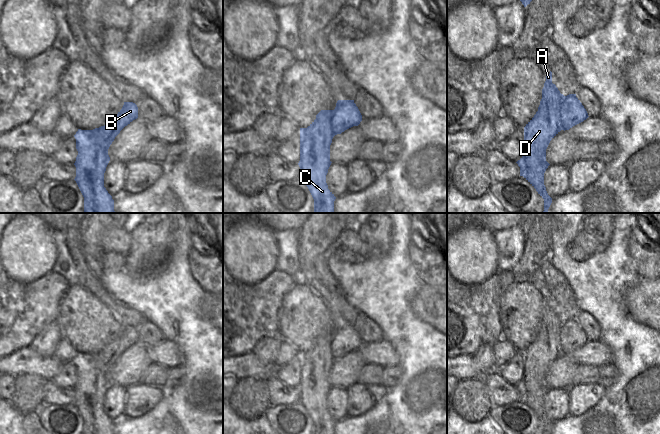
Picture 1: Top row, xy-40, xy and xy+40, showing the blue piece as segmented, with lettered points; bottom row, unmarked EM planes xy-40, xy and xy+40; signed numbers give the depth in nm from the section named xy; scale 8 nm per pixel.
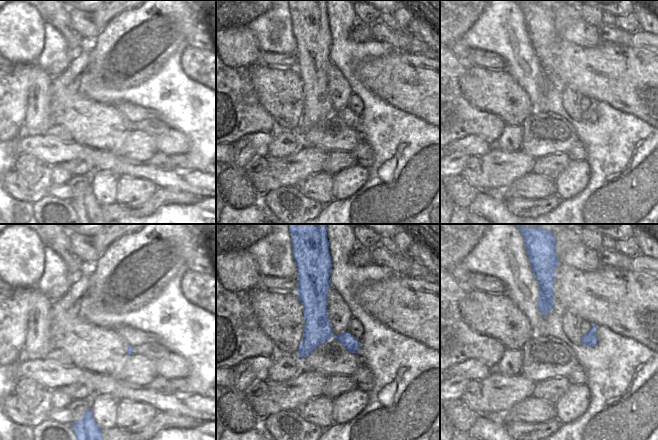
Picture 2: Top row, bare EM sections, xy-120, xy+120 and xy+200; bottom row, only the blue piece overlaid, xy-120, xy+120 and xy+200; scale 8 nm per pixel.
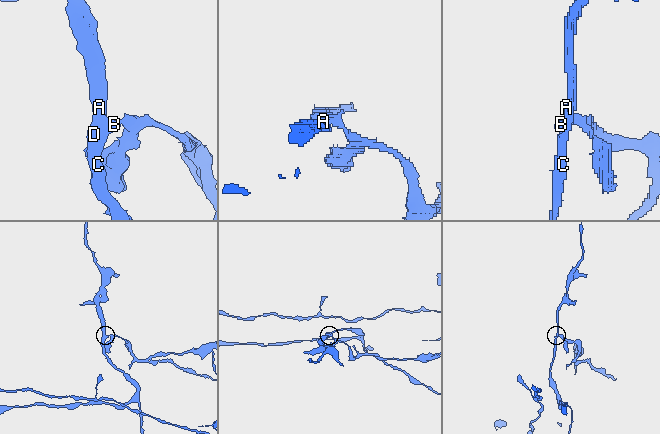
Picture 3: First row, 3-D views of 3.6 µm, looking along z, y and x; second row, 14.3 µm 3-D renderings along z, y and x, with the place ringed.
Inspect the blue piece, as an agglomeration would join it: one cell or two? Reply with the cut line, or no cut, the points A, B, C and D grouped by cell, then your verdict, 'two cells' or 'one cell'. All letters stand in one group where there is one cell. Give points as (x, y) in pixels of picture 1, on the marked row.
xy+40 (564, 96), (560, 111), (561, 129) | A C D / B | two cells

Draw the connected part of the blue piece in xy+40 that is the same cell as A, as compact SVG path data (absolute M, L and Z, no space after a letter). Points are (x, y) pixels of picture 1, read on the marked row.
M552 72L546 75L542 99L538 111L524 127L524 155L516 162L523 176L544 199L544 211L552 203L544 185L544 173L550 165L546 161L546 149L550 141L562 130L560 111L564 95L552 83Z

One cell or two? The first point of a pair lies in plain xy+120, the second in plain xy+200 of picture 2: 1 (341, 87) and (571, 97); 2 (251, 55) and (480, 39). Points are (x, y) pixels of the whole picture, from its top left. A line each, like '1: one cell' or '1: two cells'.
1: one cell
2: two cells

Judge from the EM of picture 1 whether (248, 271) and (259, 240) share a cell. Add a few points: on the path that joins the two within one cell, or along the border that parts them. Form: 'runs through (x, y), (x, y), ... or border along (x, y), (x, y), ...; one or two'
runs through (248, 263), (249, 250), (251, 248); one

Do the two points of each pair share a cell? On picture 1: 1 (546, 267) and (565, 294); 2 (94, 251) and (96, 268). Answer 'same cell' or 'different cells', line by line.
1: same cell
2: same cell

